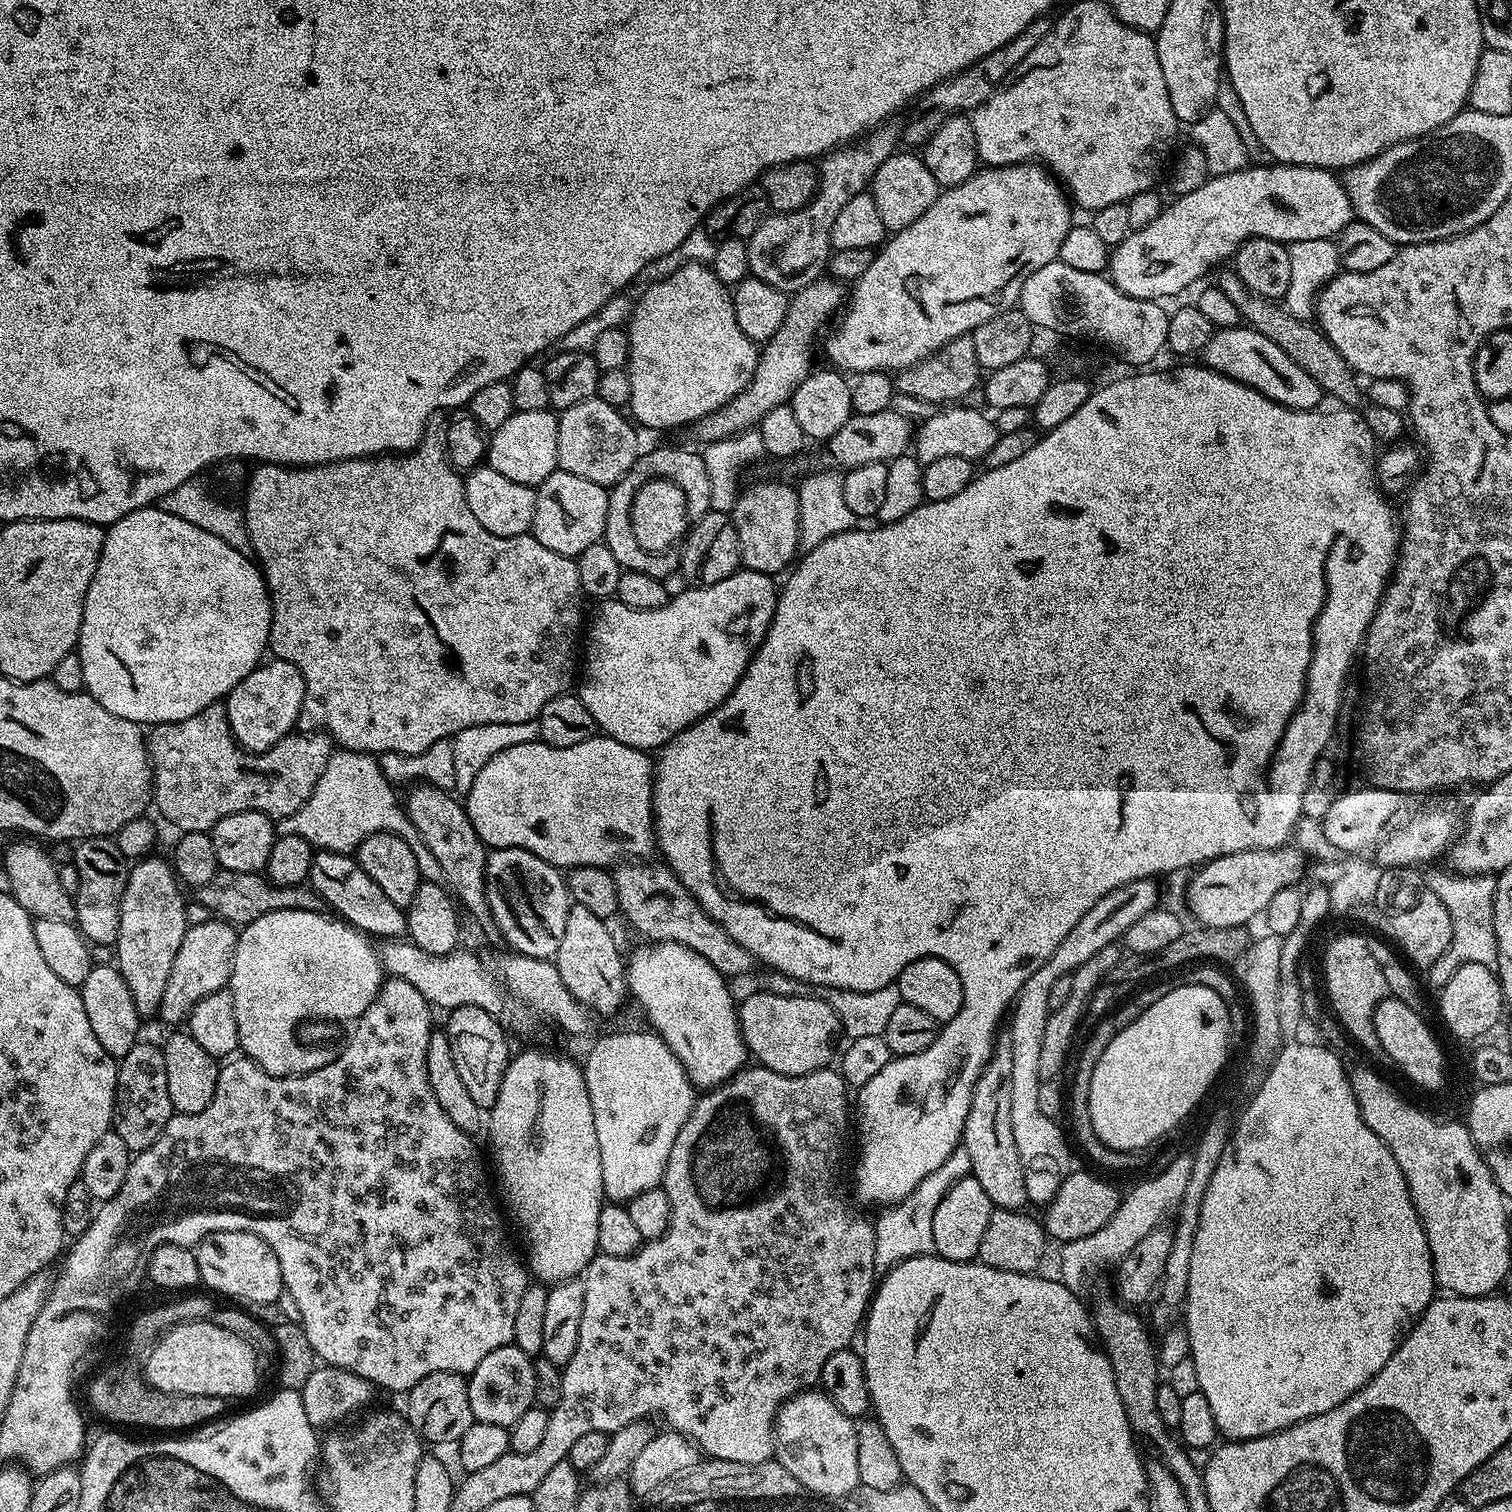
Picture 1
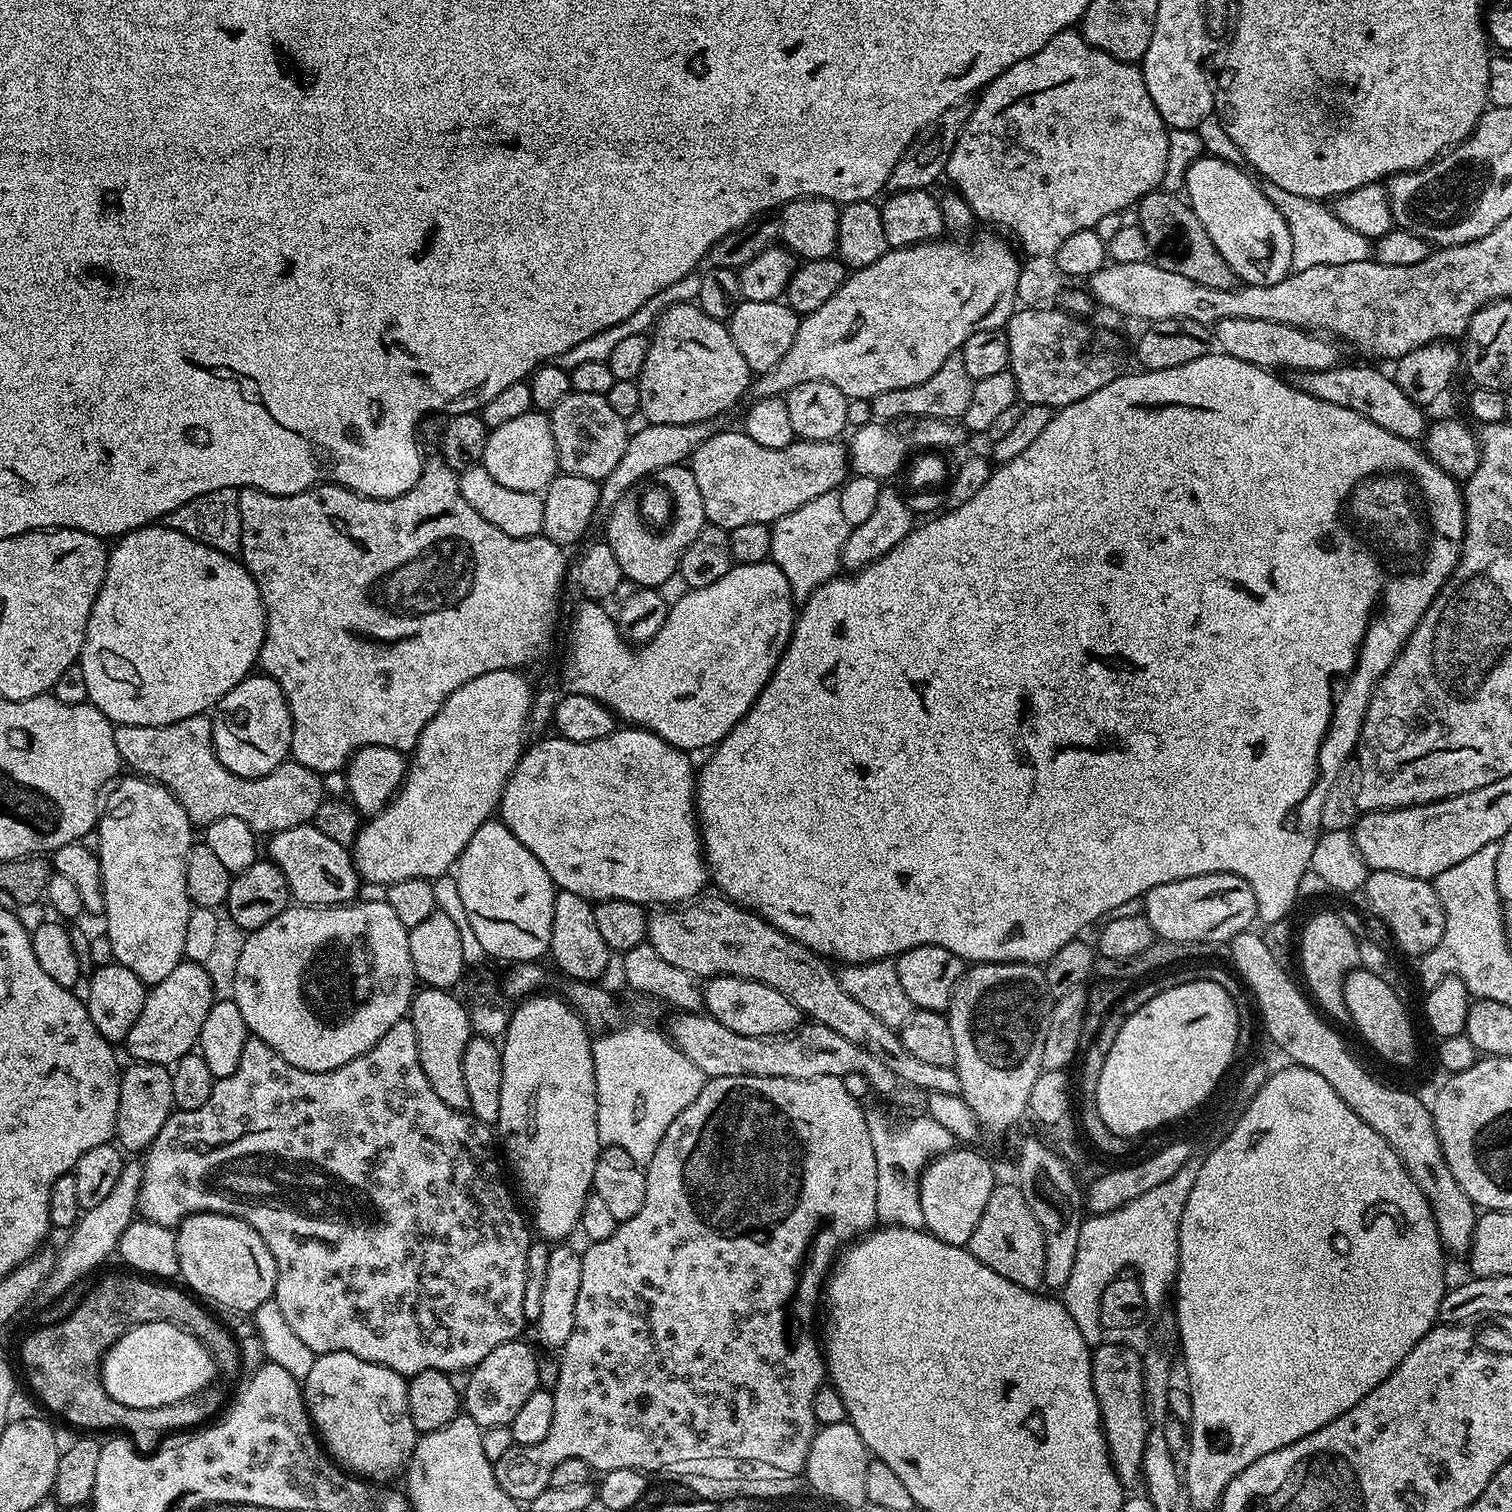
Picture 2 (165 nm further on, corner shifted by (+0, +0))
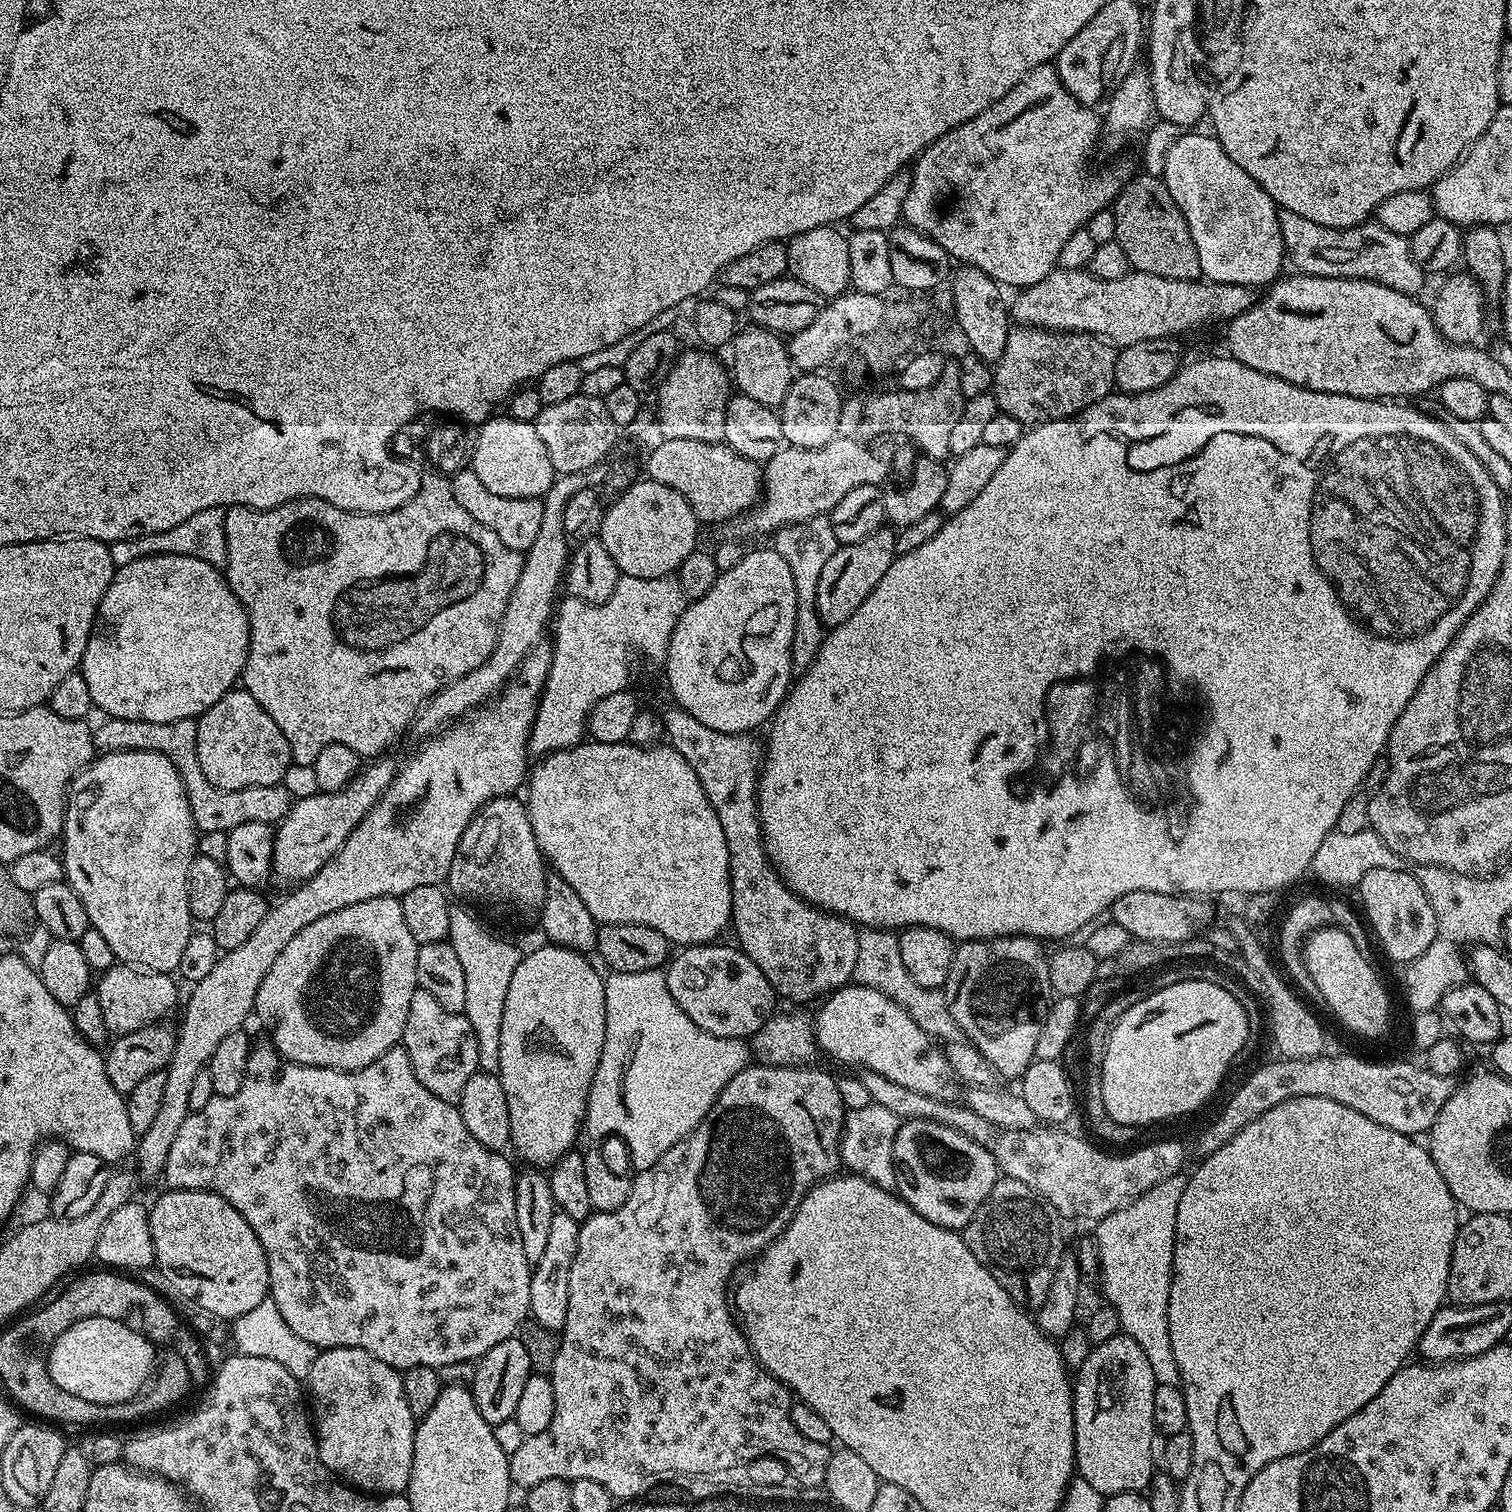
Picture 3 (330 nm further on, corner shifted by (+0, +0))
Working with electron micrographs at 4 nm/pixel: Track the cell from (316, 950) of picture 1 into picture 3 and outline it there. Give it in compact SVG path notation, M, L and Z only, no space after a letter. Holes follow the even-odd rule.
M395 896L370 898L354 902L334 914L310 922L274 958L274 966L258 986L255 1011L272 1027L270 1039L286 1060L309 1064L315 1068L351 1070L364 1068L386 1050L401 1043L410 994L416 983L416 949L414 934L402 918L402 906Z

